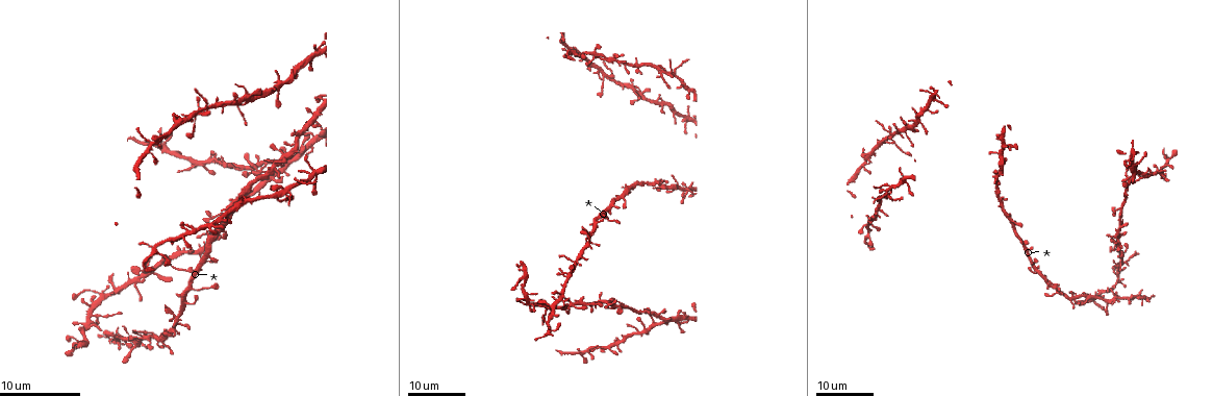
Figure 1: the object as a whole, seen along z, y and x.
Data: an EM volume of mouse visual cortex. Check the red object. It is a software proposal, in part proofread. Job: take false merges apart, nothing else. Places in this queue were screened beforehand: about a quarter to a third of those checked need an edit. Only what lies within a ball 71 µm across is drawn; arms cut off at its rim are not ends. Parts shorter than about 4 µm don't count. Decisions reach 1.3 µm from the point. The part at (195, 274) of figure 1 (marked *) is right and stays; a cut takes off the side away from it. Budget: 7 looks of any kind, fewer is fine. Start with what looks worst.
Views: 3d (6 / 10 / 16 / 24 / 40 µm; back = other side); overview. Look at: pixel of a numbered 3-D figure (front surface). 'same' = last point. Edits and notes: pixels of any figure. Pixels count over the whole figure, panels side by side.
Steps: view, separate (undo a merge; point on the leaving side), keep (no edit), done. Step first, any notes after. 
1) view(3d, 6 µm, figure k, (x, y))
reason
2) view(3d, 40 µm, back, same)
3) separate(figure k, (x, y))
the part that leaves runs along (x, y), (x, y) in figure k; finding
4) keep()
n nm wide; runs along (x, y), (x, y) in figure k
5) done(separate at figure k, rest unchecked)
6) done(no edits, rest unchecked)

view(3d, 16 µm, figure 1, (520, 279))
four or more arms meet

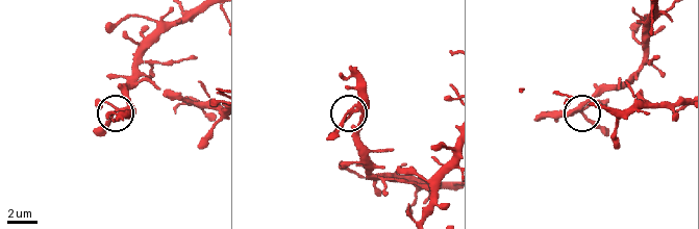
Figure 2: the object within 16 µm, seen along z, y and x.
view(3d, 6 µm, figure 2, (350, 109))

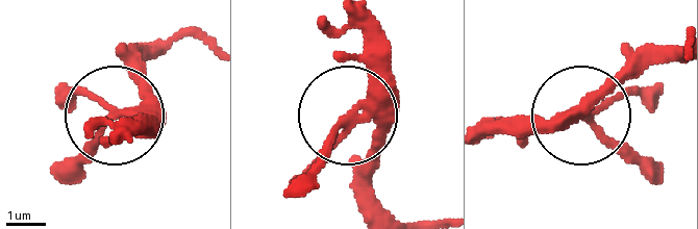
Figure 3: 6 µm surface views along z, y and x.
keep()
280 nm wide; all the same neuron

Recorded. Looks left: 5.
view(3d, 24 µm, figure 1, (1002, 138))
looks like a crossing

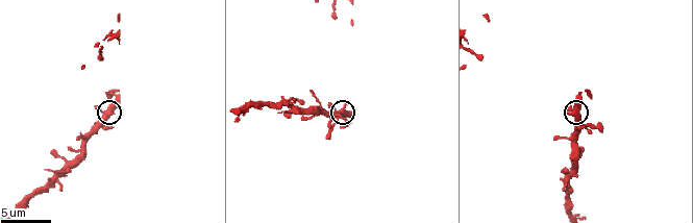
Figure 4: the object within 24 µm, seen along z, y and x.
view(3d, 10 µm, figure 4, (106, 111))

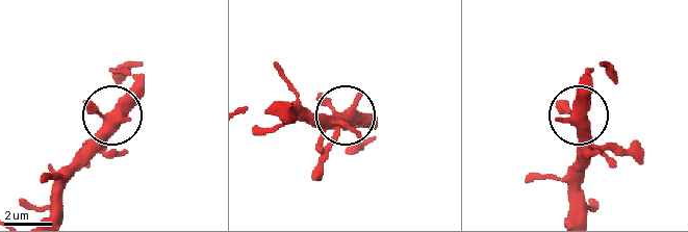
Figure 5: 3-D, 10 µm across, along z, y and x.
view(3d, 10 µm, back, figure 5, (109, 115))
other side

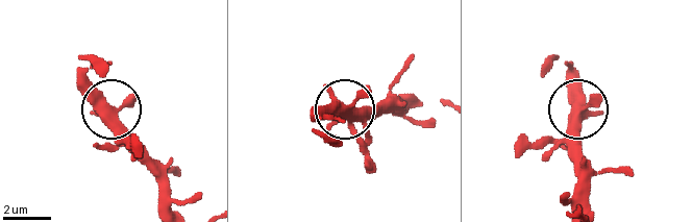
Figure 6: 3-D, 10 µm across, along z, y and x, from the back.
keep()
runs along (586, 206), (573, 65) in figure 6; one neuron here

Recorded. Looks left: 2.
view(3d, 16 µm, figure 1, (655, 324))
three-way junction

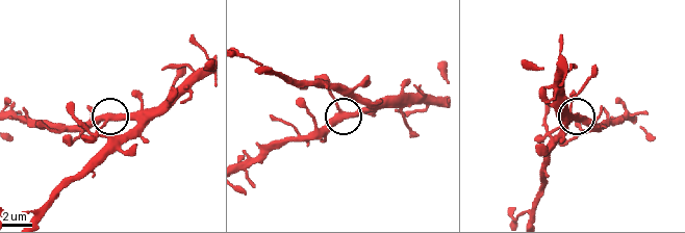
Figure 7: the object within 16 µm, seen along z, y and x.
view(3d, 10 µm, figure 7, (345, 116))

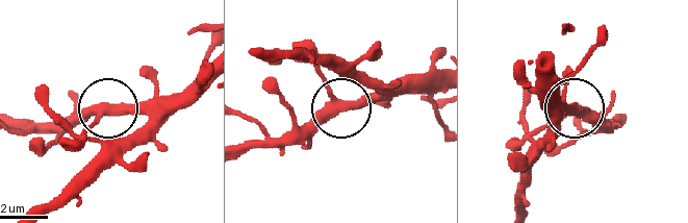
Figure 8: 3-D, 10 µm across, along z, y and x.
keep()
3 arms; one neuron here

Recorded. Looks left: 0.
done(no edits, rest unchecked)

